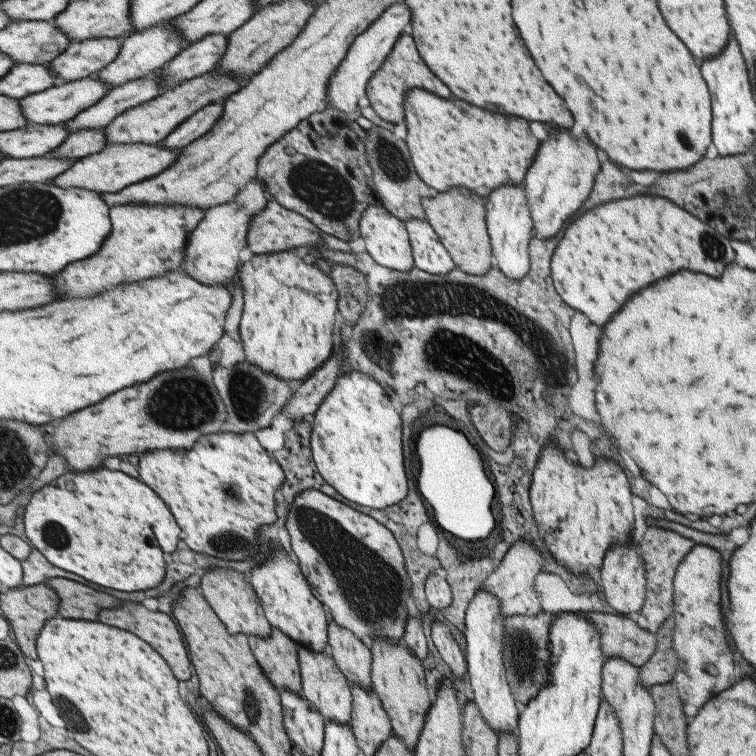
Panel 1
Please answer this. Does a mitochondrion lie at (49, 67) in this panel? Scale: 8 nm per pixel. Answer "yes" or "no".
no

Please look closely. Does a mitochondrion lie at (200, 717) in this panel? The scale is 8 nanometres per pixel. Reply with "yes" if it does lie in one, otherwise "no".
no

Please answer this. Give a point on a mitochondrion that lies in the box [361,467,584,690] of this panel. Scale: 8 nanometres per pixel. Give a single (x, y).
(522, 646)

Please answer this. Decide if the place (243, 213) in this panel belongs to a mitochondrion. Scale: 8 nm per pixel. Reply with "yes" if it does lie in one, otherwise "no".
no

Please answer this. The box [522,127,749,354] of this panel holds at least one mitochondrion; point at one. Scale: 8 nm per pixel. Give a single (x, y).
(712, 248)

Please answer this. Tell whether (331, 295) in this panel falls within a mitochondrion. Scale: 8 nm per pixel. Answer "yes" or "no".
no

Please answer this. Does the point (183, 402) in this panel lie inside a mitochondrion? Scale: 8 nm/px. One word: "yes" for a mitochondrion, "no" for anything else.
yes

